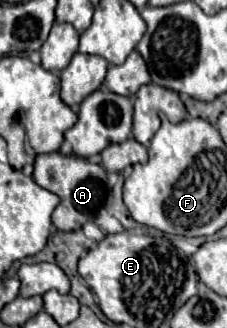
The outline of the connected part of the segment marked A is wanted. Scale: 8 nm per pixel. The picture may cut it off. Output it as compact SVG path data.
M60 152L42 154L34 162L34 180L44 190L50 190L58 194L60 204L52 212L52 224L58 230L70 232L82 228L86 222L90 222L96 212L104 206L108 196L108 184L106 184L106 170L100 164L92 164L78 156L64 156Z

